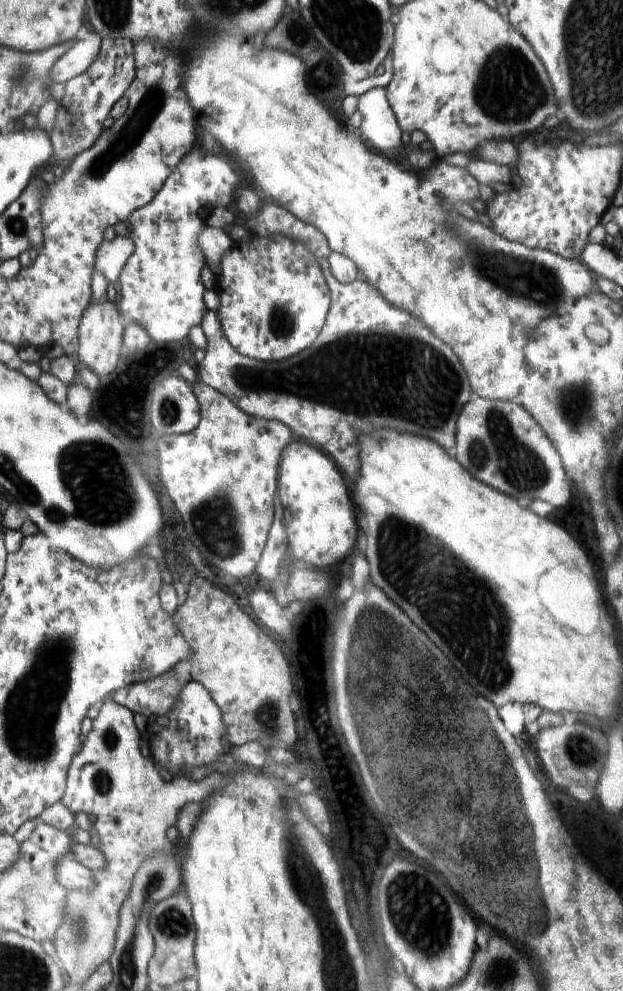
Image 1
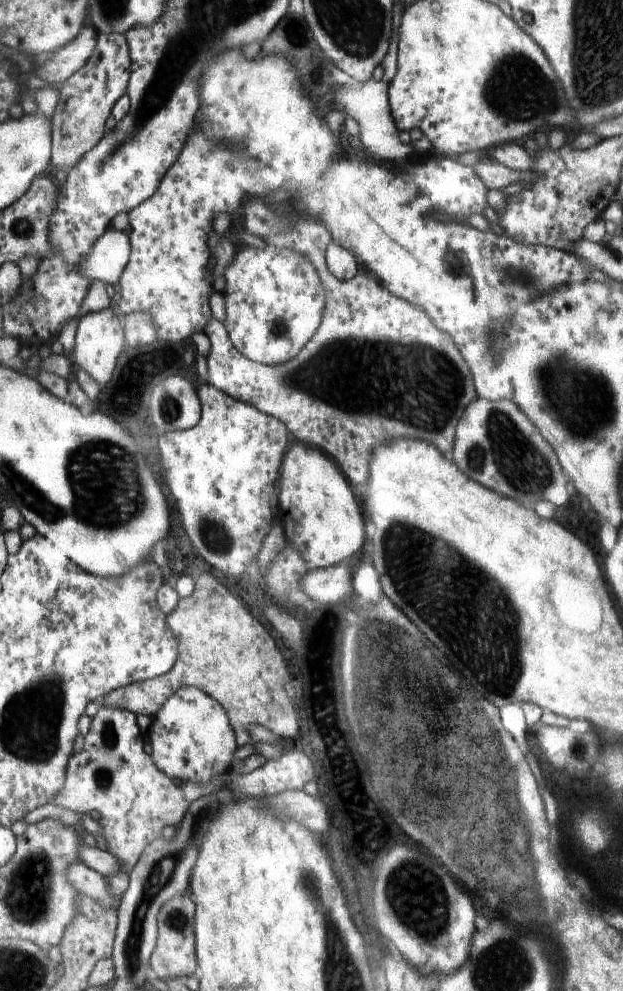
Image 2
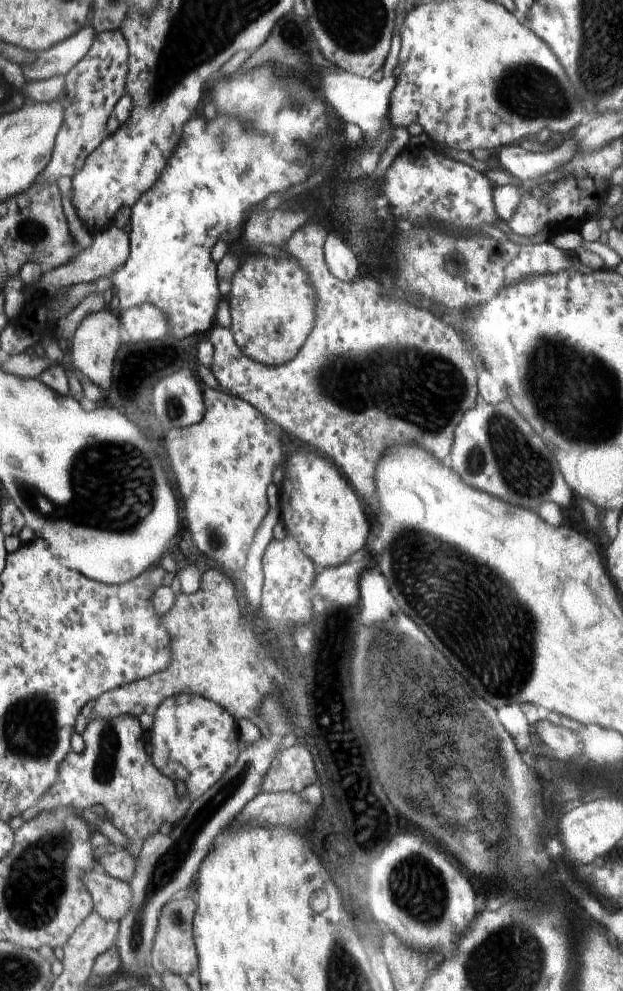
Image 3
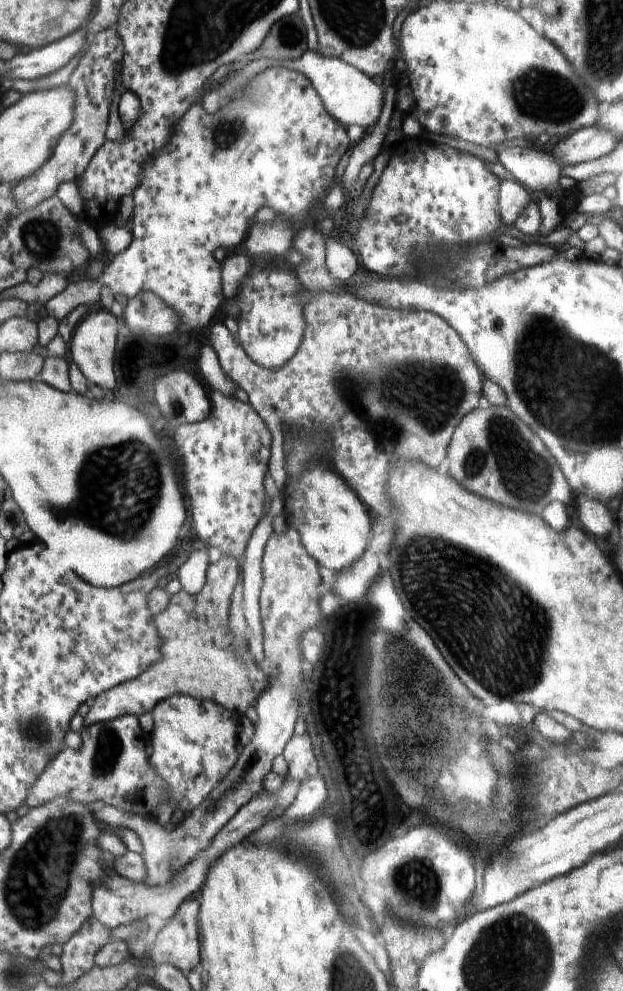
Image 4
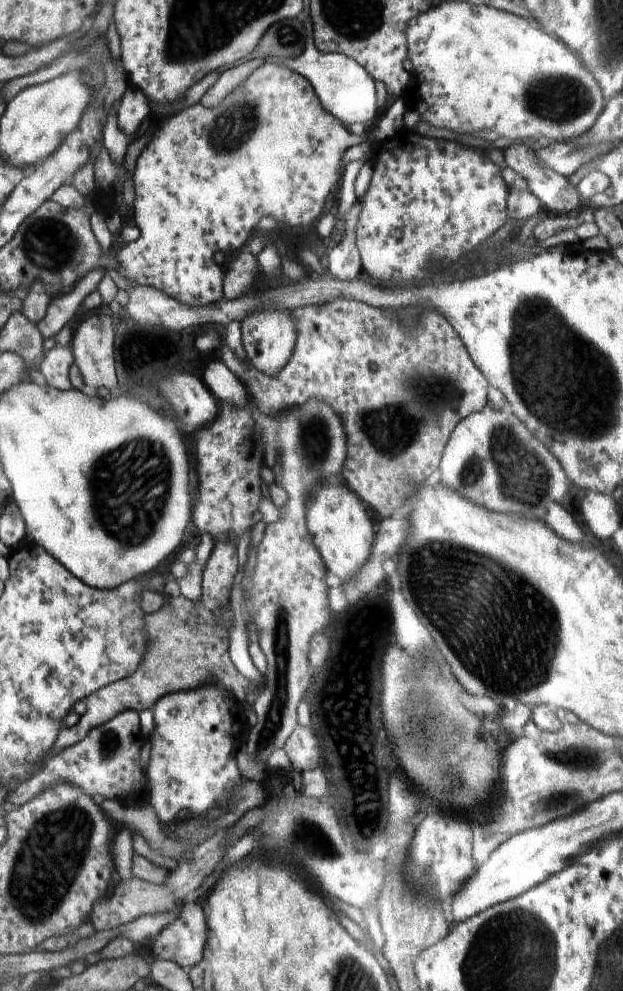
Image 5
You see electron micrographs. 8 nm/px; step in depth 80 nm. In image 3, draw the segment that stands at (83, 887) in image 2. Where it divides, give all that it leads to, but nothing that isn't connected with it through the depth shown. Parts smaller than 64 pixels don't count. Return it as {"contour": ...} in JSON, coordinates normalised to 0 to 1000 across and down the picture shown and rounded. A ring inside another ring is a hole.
{"contour":[[[161,874],[136,882],[136,893],[151,905],[152,918],[164,925],[193,930],[207,919],[212,908],[207,892],[173,884]]]}

